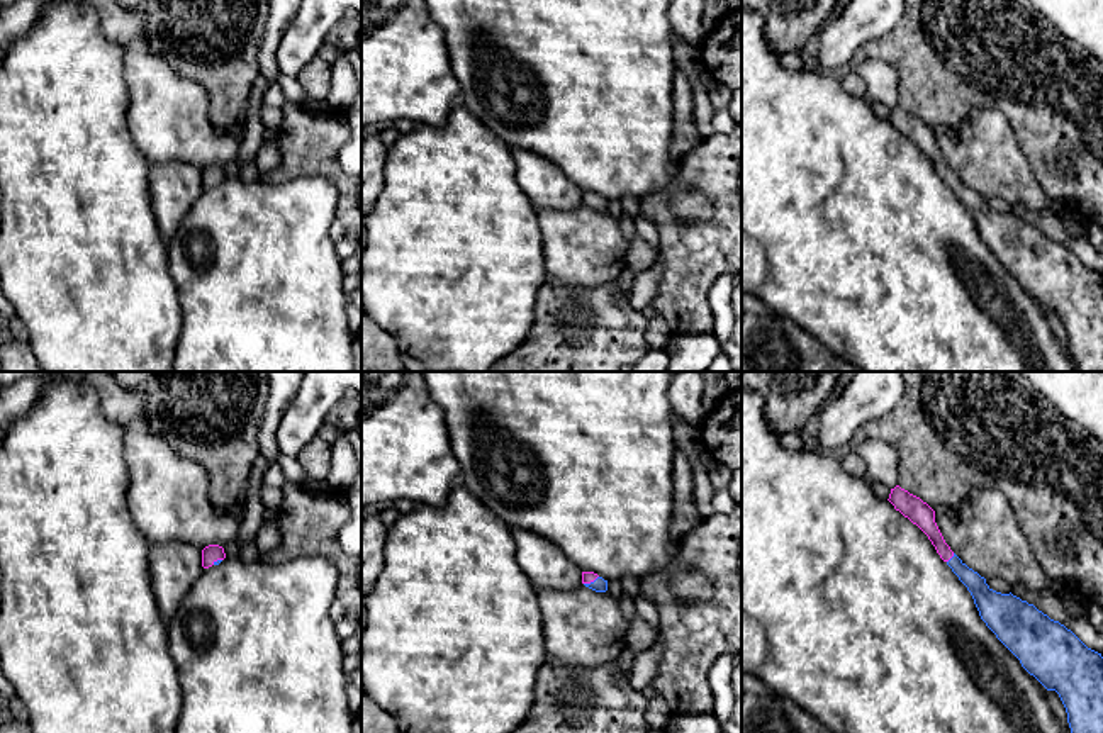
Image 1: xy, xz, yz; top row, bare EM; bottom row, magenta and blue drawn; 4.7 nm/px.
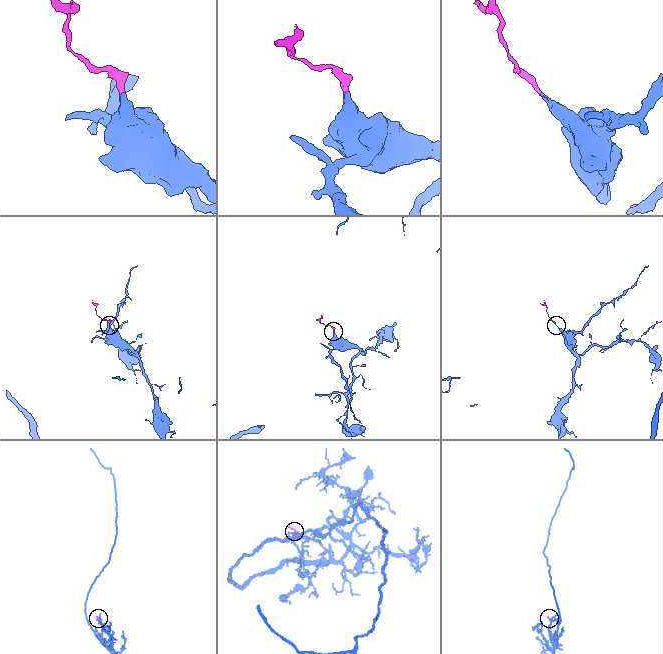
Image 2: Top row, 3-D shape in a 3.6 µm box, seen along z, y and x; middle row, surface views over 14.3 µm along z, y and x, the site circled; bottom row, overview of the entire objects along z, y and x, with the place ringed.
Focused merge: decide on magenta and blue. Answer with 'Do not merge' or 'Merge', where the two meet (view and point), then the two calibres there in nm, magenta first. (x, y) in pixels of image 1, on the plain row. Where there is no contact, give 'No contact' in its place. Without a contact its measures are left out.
Merge. Touches magenta at yz (951, 177). Thickness 110 nm (magenta) against 110 nm

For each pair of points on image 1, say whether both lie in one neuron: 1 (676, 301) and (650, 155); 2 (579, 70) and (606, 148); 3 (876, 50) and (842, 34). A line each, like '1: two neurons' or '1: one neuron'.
1: two neurons
2: one neuron
3: two neurons

